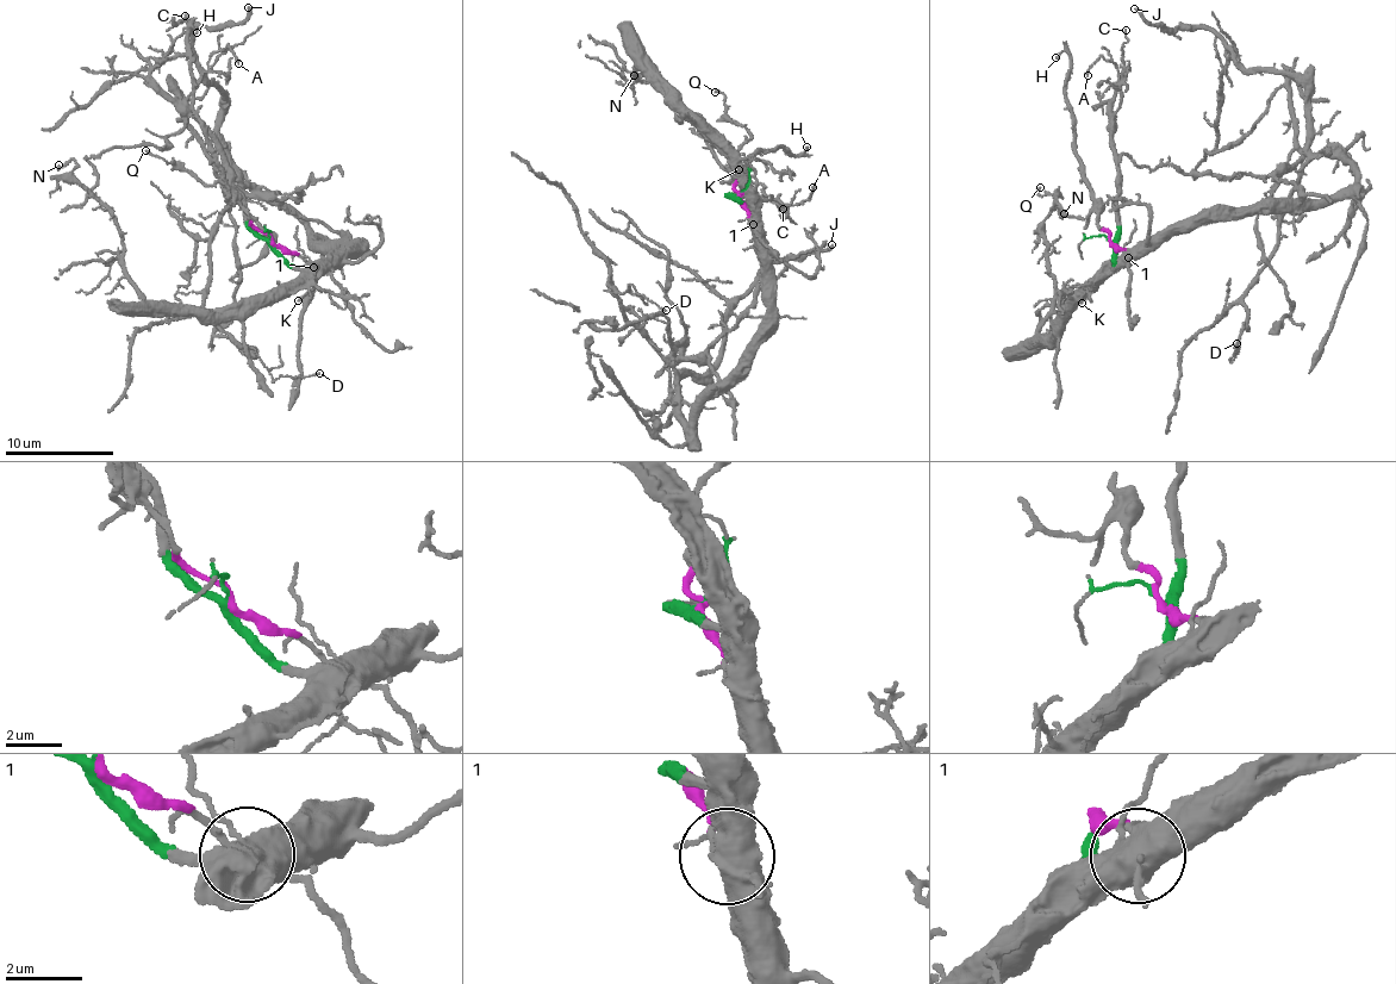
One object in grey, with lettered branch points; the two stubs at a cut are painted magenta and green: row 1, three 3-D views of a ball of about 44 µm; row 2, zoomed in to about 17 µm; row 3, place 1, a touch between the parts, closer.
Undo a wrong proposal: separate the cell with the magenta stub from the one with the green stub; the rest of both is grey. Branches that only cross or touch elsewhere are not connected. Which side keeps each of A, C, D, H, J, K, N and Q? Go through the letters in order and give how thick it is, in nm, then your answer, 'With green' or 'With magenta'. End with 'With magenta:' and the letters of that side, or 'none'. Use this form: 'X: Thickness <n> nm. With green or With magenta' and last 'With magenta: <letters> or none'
A: Thickness 130 nm. With green
C: Thickness 110 nm. With green
D: Thickness 90 nm. With green
H: Thickness 90 nm. With magenta
J: Thickness 200 nm. With green
K: Thickness 90 nm. With green
N: Thickness 160 nm. With green
Q: Thickness 110 nm. With magenta
With magenta: H, Q

